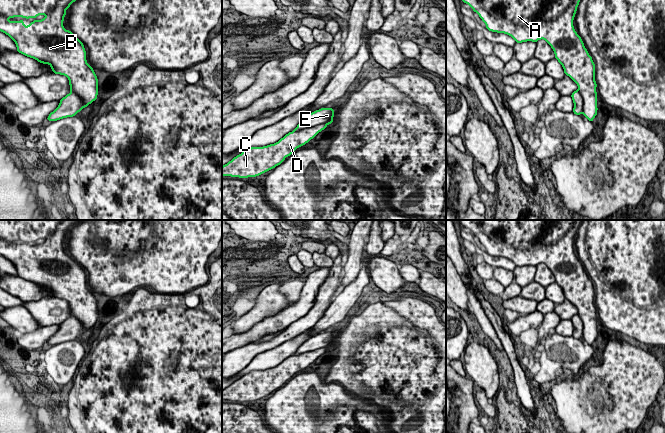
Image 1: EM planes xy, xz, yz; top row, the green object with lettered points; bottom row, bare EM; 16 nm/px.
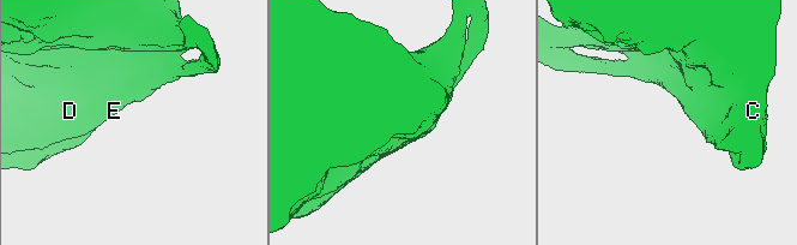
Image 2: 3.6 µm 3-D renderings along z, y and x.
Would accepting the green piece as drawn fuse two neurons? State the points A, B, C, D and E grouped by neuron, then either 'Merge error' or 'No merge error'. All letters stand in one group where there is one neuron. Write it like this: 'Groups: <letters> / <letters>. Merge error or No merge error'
Groups: A B C D / E. Merge error

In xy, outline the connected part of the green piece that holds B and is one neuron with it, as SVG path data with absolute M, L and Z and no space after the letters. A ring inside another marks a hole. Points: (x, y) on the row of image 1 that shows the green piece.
M0 0L0 31L8 35L16 44L17 51L40 63L49 64L53 73L64 75L69 79L71 93L76 93L83 101L84 108L97 99L98 79L93 68L86 61L84 44L63 26L66 9L76 0ZM46 15L44 19L35 20L28 26L24 21L9 21L9 18L36 18Z

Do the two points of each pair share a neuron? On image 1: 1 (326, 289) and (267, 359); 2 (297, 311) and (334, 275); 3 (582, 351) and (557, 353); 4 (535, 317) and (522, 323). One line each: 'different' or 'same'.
1: different
2: different
3: same
4: same

